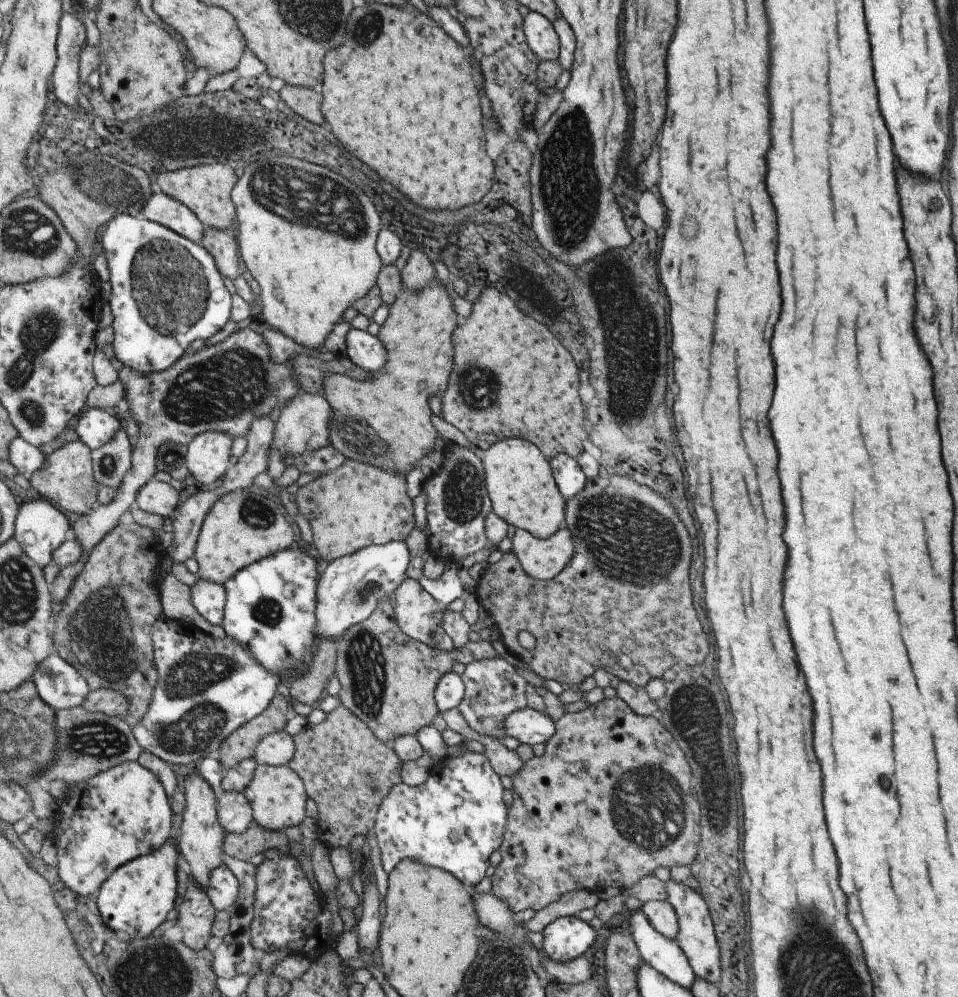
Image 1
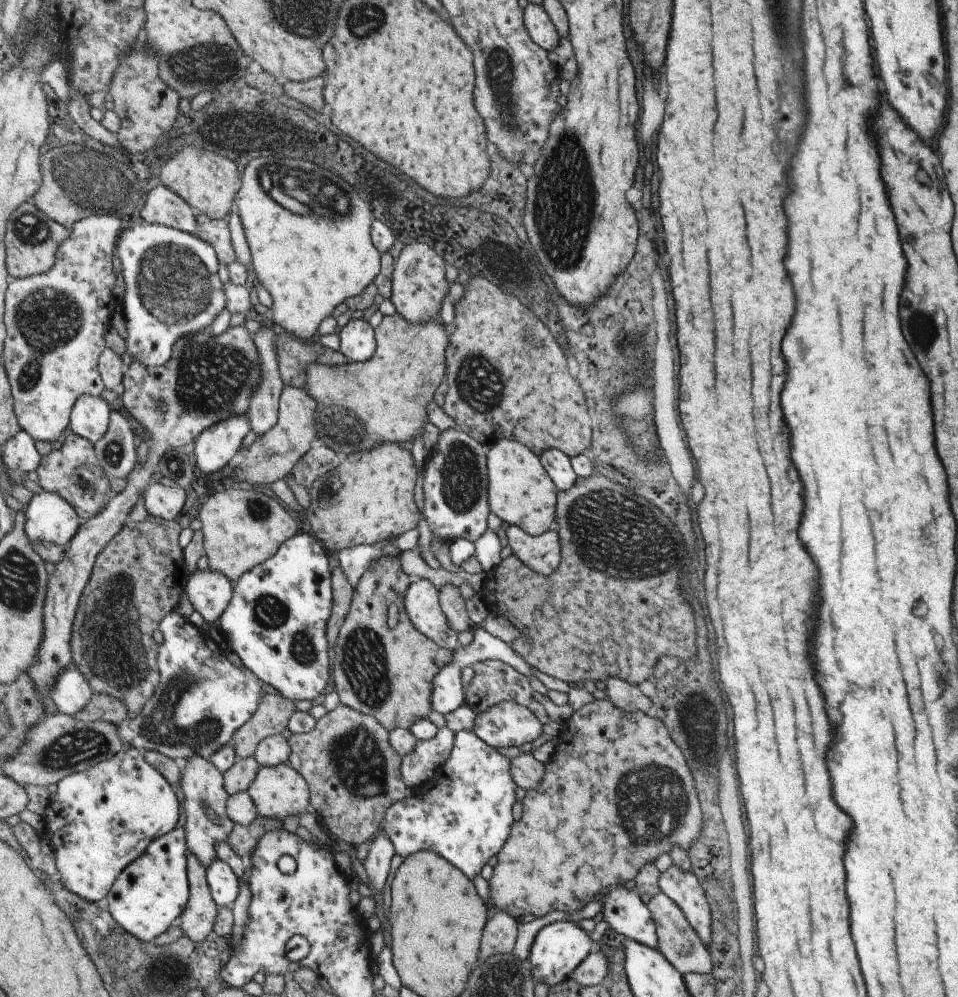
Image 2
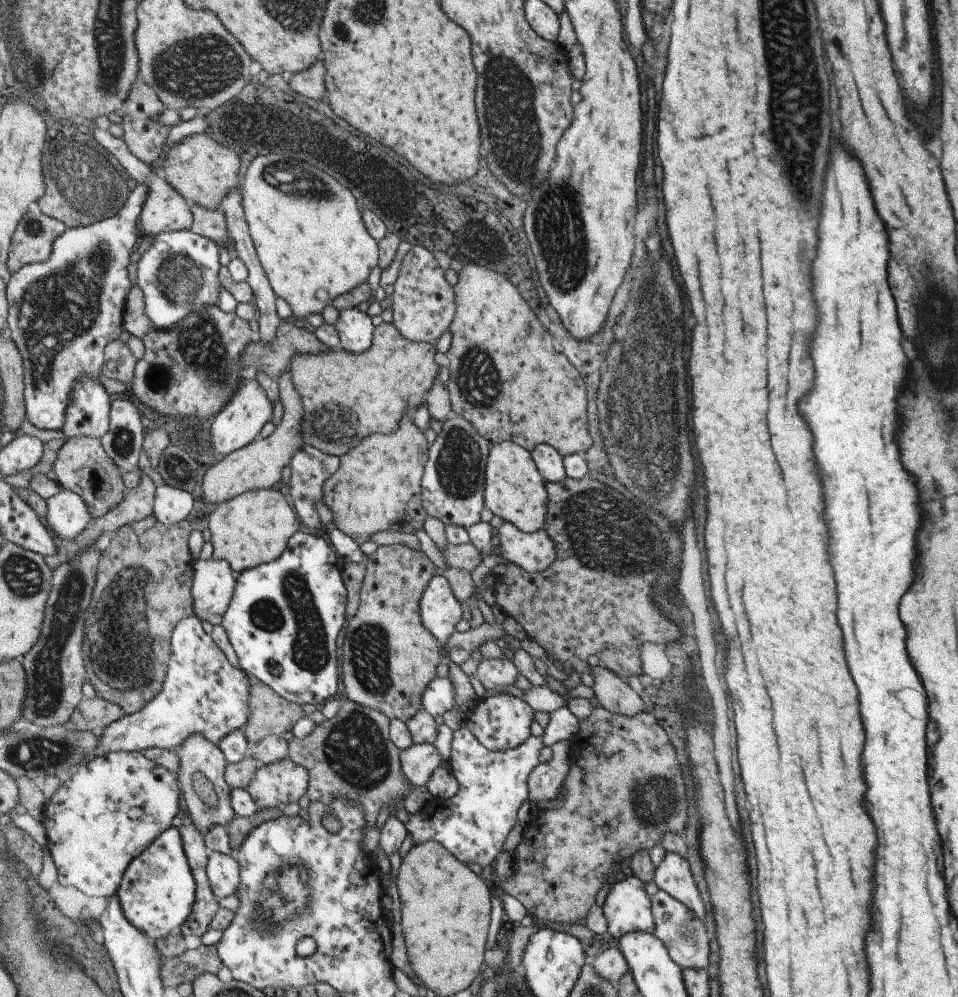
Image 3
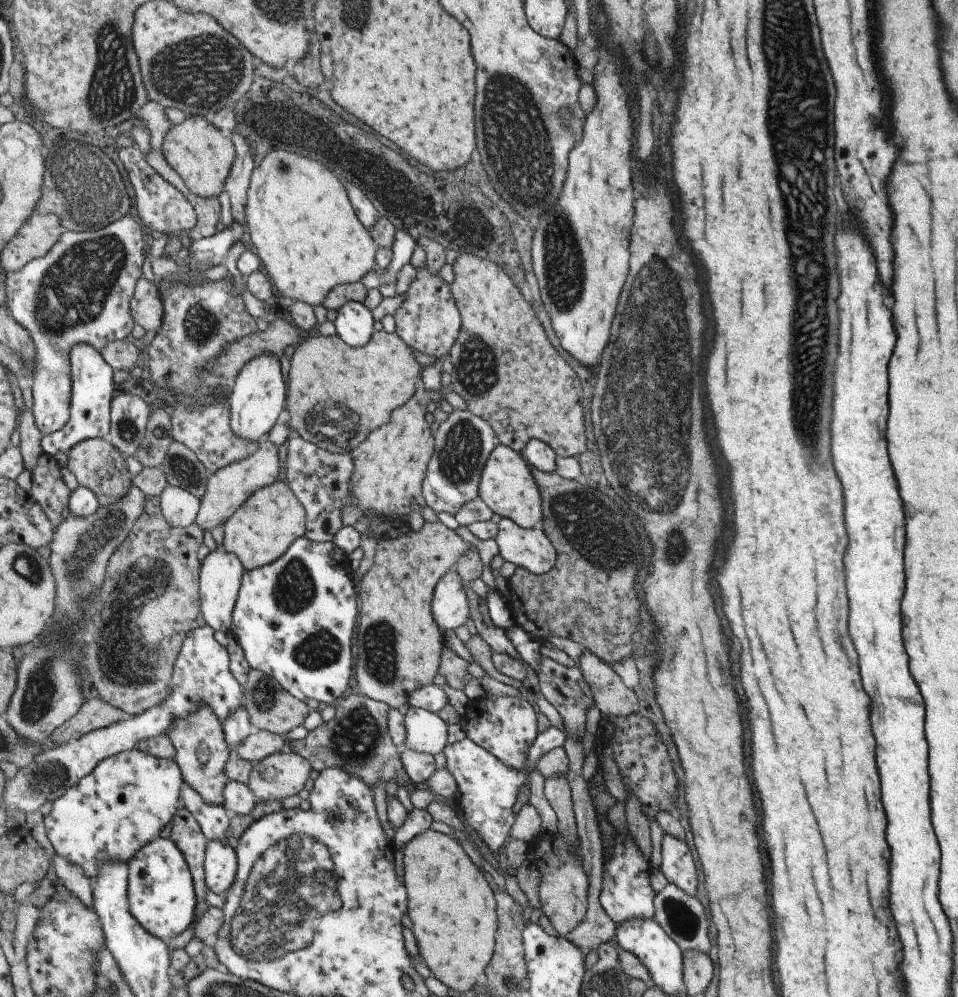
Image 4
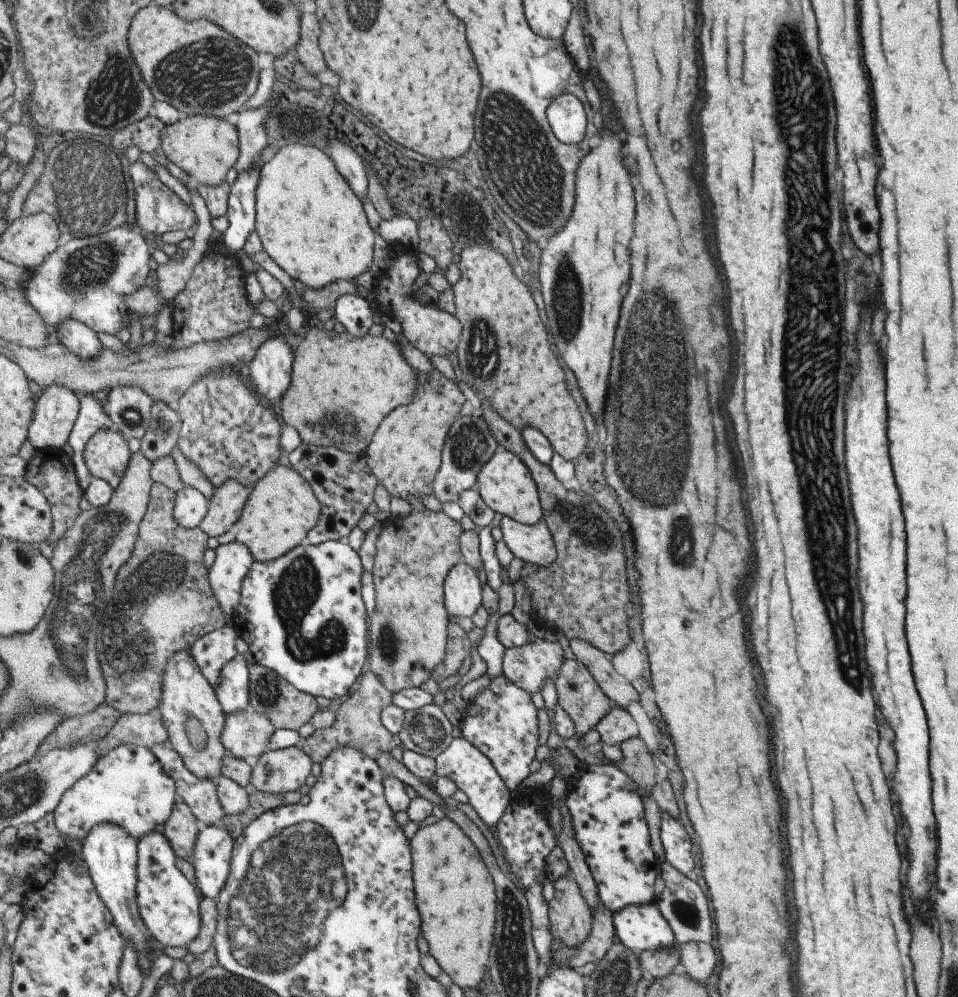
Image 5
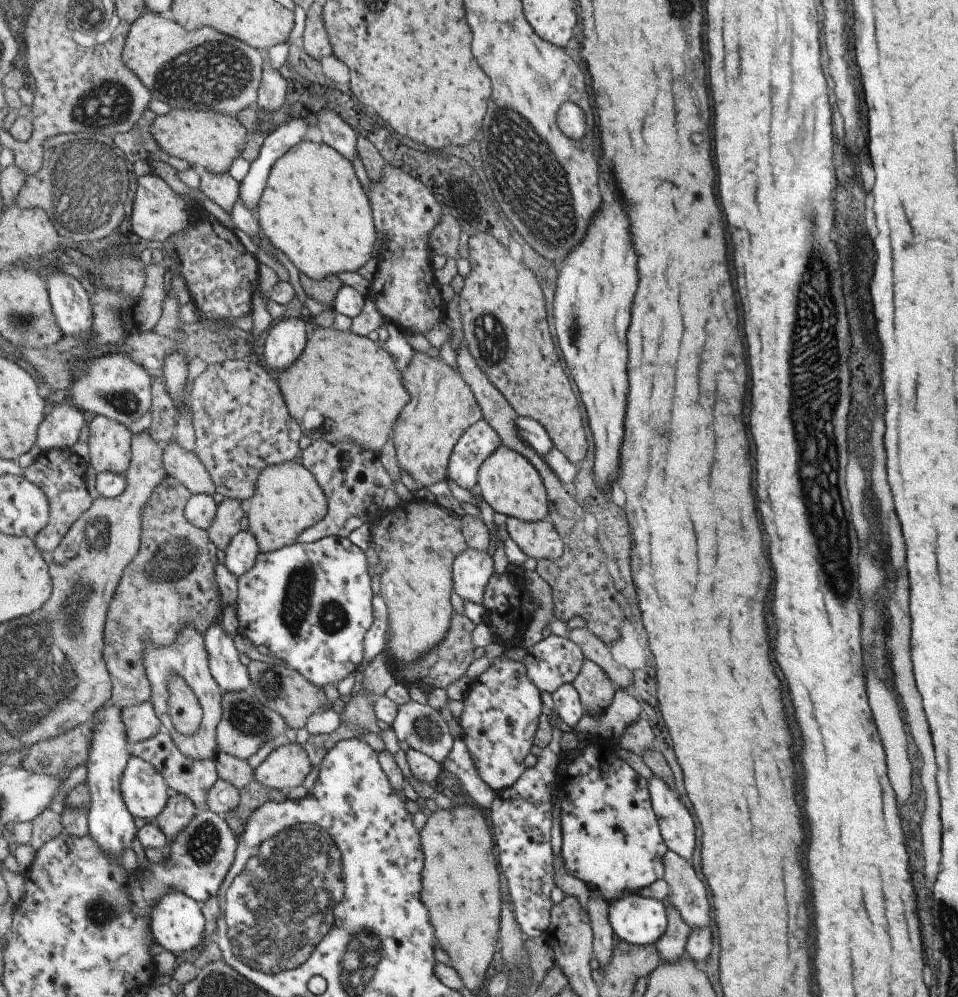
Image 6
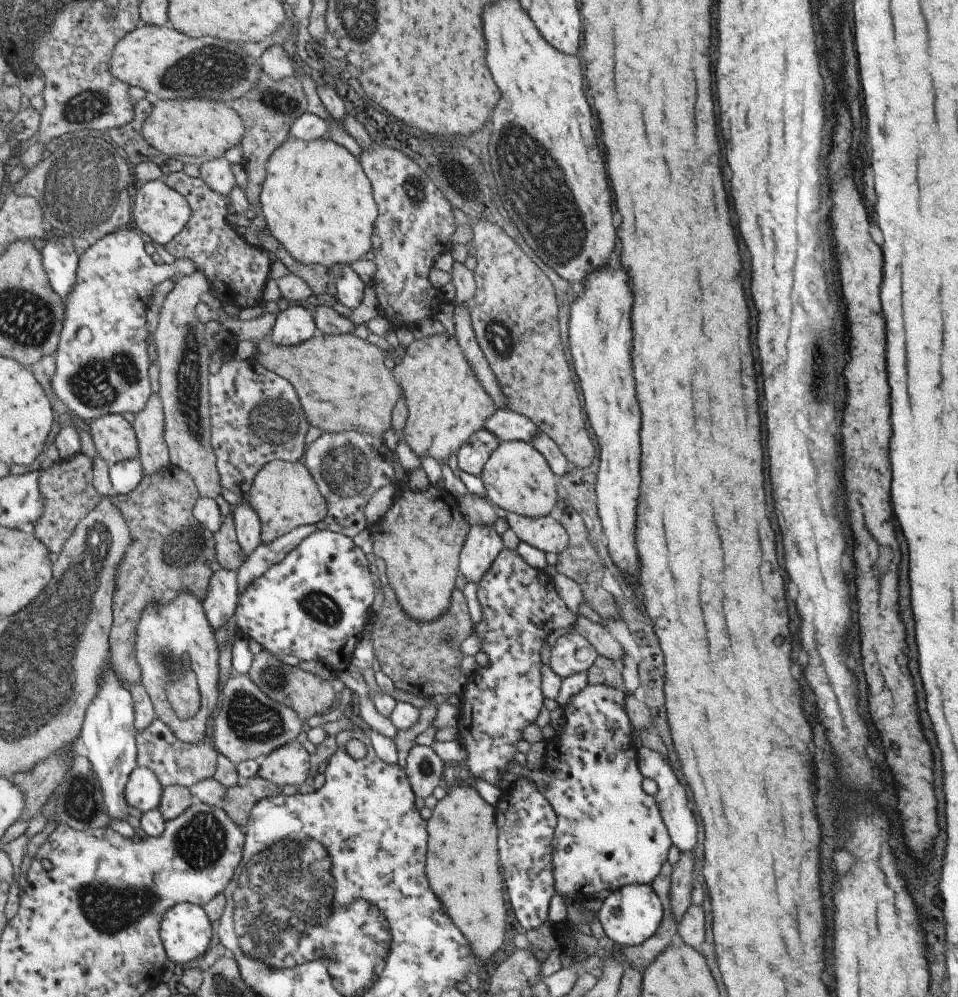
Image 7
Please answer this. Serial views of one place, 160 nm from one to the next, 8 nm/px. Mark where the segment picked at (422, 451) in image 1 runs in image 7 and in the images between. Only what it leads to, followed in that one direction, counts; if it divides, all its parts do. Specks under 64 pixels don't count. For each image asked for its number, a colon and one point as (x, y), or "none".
2: (410, 361)
3: (381, 385)
4: (364, 385)
5: (361, 381)
6: (345, 388)
7: (342, 380)

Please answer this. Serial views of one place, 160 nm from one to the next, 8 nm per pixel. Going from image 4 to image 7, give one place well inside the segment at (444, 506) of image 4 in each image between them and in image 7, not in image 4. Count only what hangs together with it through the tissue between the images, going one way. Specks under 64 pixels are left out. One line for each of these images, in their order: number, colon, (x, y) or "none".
5: (471, 445)
6: (481, 440)
7: (472, 457)

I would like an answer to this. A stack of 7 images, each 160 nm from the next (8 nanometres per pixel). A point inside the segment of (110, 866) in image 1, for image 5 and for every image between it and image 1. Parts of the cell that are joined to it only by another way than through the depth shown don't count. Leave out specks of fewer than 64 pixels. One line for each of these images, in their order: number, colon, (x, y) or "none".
2: (99, 821)
3: (98, 822)
4: (123, 805)
5: (130, 786)

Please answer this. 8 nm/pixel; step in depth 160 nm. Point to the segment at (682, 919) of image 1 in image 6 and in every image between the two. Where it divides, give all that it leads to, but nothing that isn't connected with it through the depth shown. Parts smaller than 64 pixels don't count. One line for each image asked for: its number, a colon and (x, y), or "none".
2: (681, 887)
3: (671, 875)
4: (677, 866)
5: (677, 851)
6: (677, 829)

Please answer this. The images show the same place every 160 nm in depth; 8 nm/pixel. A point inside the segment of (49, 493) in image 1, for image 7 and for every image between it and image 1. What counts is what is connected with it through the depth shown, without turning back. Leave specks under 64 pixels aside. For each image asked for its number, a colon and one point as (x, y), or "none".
2: (73, 469)
3: (83, 466)
4: (97, 463)
5: (108, 456)
6: (110, 442)
7: (116, 439)

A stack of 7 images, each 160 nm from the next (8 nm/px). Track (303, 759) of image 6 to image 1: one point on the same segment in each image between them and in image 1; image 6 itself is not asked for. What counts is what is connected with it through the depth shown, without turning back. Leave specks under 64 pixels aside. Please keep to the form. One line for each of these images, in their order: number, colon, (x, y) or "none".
1: (278, 795)
2: (280, 790)
3: (284, 781)
4: (283, 774)
5: (276, 772)

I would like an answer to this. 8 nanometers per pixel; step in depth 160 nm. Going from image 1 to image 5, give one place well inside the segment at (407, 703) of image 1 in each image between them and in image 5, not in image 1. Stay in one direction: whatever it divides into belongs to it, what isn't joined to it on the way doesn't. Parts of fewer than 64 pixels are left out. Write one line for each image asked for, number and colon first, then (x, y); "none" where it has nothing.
2: (385, 666)
3: (390, 657)
4: (399, 646)
5: (409, 631)

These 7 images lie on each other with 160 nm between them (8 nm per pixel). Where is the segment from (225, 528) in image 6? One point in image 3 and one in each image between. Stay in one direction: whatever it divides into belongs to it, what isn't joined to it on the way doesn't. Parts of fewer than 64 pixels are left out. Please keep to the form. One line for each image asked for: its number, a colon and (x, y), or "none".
3: (259, 465)
4: (228, 489)
5: (227, 506)

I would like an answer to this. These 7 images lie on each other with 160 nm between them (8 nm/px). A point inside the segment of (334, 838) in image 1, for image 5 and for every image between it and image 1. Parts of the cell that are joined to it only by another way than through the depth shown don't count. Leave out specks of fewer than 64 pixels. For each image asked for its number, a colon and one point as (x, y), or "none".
2: (355, 775)
3: (351, 755)
4: (358, 739)
5: (358, 724)

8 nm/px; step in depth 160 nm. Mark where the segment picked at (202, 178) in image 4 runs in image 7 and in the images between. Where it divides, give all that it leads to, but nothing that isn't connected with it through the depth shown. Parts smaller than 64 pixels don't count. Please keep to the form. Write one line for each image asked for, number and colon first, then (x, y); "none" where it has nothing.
5: (206, 147)
6: (210, 140)
7: (204, 127)

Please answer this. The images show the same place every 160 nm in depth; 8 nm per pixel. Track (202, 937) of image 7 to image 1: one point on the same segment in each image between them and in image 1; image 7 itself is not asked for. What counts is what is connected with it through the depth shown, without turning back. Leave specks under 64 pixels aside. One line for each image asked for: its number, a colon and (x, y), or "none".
1: (136, 900)
2: (148, 897)
3: (158, 893)
4: (163, 897)
5: (169, 904)
6: (179, 925)

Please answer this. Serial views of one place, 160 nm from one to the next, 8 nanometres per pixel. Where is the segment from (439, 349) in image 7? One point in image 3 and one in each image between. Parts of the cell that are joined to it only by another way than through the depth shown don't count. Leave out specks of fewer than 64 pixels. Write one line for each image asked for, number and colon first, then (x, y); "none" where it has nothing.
3: (378, 486)
4: (391, 464)
5: (406, 454)
6: (443, 406)

